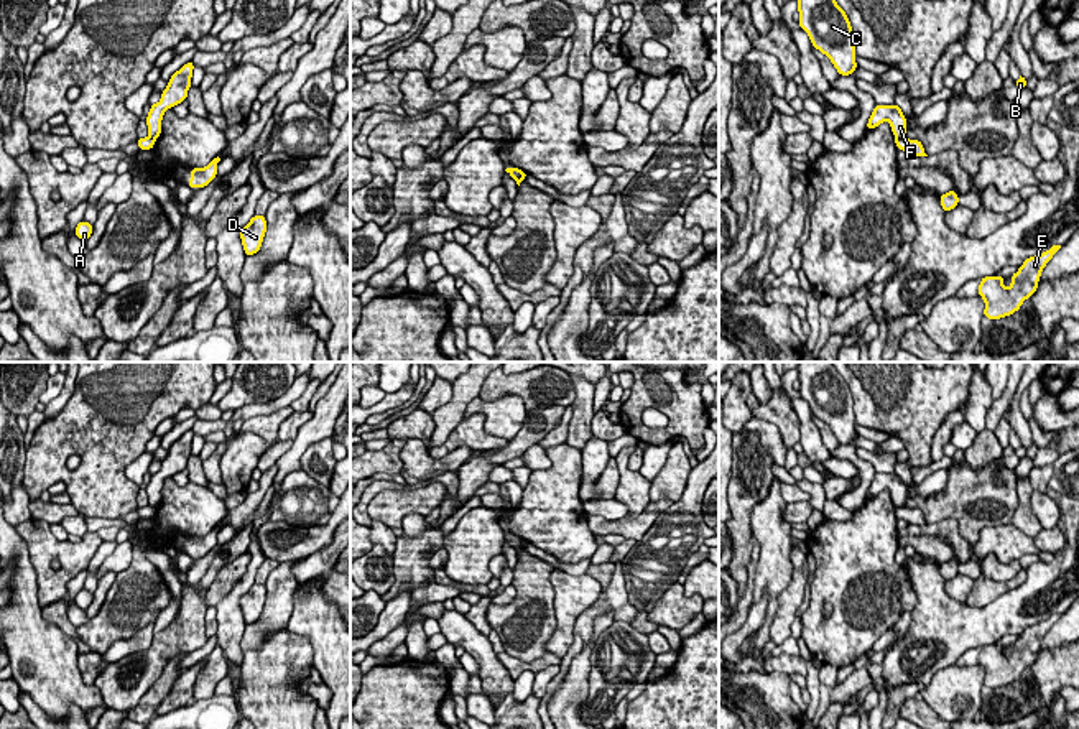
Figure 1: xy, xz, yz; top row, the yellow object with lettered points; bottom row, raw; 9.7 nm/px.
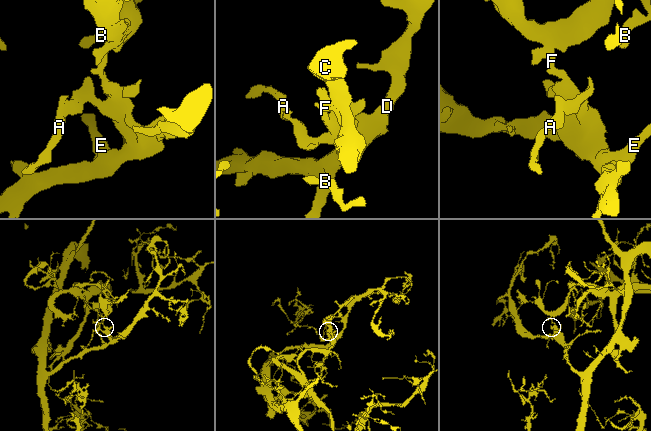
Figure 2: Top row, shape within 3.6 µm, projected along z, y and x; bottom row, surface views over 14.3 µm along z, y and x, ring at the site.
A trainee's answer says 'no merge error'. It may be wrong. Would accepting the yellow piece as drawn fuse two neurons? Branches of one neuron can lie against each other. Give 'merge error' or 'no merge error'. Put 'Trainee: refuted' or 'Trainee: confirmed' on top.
Trainee: refuted
merge error

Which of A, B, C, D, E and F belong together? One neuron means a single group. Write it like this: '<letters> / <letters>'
A D E / B C F

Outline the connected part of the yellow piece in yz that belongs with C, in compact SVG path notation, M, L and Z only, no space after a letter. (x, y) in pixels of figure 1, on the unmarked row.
M799 362L796 370L799 397L809 403L811 413L831 428L841 444L850 444L859 436L854 400L834 364Z

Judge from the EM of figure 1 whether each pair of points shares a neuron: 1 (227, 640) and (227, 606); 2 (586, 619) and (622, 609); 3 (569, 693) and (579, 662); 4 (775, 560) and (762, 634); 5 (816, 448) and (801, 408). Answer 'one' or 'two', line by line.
1: one
2: one
3: one
4: one
5: one

